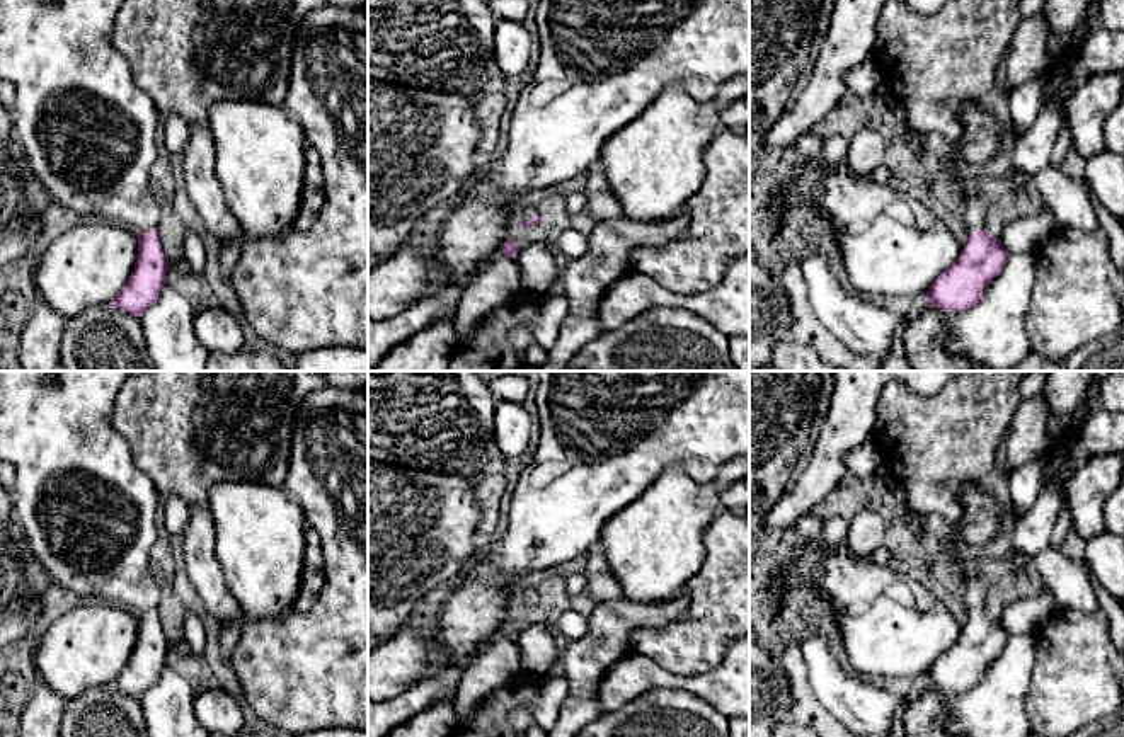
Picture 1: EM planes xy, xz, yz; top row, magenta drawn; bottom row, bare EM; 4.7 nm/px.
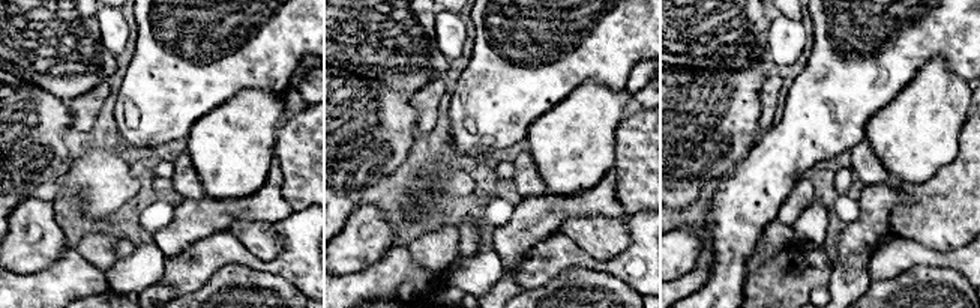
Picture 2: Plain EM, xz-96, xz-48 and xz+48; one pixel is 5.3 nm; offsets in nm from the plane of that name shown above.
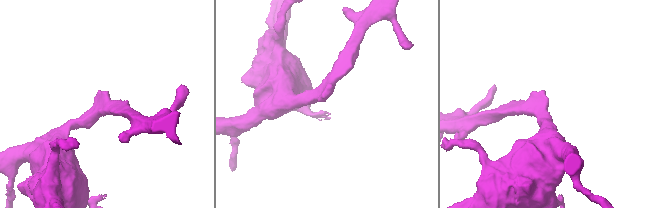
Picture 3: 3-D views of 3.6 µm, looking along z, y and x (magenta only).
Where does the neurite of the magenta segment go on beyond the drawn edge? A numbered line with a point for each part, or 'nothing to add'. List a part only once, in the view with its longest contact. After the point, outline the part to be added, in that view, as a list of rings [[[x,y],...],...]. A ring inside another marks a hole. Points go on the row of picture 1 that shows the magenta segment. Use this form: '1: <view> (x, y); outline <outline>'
1: xy (89, 131); outline [[[0,0],[0,80],[15,89],[14,133],[27,162],[56,204],[85,221],[145,233],[158,228],[160,204],[150,169],[158,155],[158,111],[133,80],[131,66],[111,41],[124,0]]]

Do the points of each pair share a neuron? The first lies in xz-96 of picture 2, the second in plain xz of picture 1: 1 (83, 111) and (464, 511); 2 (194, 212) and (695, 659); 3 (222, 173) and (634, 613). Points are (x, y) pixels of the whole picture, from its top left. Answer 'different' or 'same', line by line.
1: different
2: different
3: different

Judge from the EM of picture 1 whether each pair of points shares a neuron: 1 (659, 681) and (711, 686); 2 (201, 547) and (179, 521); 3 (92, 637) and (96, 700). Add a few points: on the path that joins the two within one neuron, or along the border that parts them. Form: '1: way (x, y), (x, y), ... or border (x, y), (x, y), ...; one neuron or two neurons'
1: way (671, 681), (699, 685); one neuron
2: border (191, 508), (188, 525), (181, 535); two neurons
3: border (109, 683), (91, 686), (67, 702); two neurons

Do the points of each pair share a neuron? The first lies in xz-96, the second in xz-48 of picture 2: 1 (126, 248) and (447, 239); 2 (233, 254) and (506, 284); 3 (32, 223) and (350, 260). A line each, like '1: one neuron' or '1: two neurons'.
1: two neurons
2: two neurons
3: one neuron

